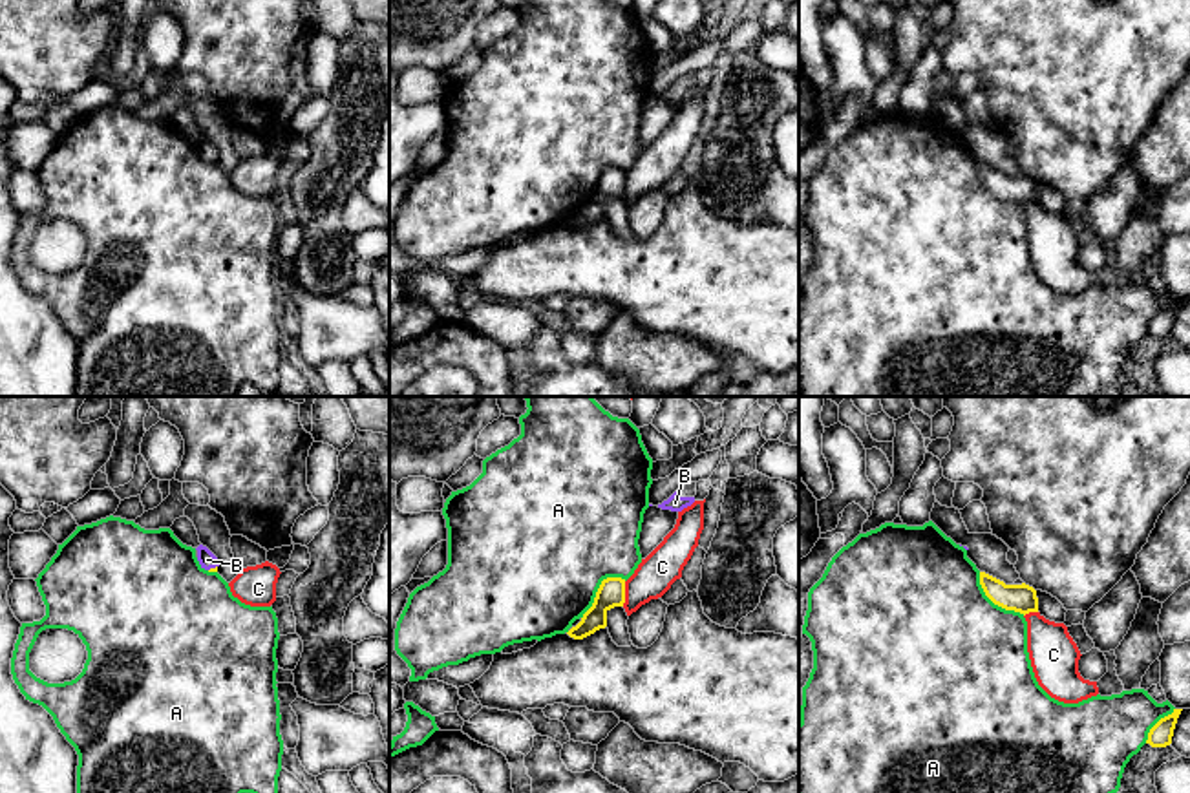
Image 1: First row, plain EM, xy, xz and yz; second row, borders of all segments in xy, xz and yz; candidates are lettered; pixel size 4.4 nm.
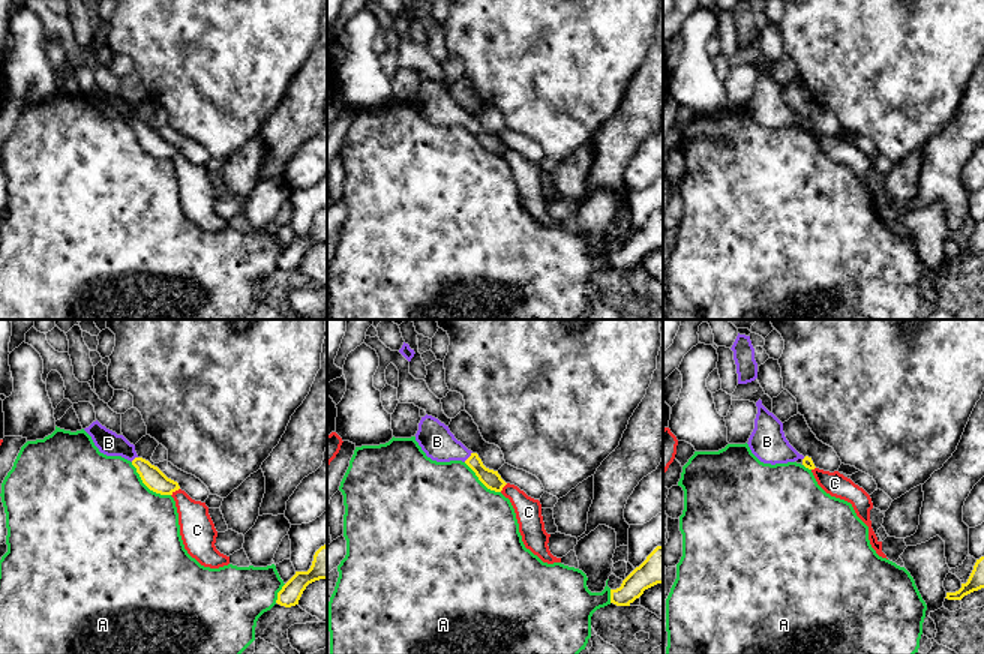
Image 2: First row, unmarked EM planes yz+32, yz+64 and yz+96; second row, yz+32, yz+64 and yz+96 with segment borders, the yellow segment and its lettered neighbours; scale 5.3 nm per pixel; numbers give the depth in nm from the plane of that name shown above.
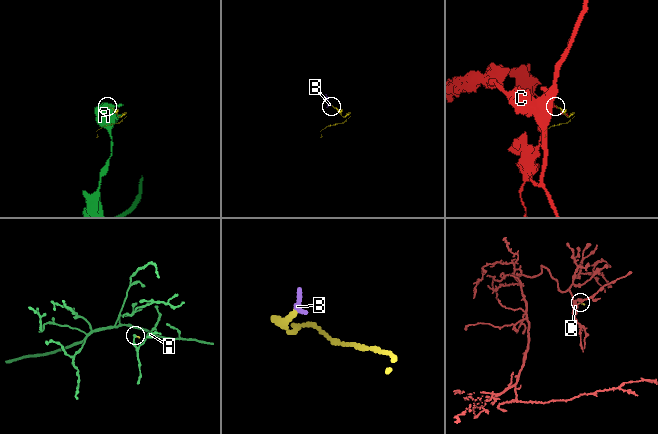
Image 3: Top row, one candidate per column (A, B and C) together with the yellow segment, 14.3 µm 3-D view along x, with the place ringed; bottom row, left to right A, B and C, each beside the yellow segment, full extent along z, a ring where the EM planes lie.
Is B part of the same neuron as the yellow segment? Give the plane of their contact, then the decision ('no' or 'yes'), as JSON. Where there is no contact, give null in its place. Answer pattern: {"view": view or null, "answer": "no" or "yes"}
{"view": "xy", "answer": "yes"}

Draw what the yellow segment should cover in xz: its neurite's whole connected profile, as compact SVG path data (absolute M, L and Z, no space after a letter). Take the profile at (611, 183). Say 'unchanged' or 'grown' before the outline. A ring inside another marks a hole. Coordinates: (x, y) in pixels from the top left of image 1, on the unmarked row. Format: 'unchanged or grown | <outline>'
unchanged | M607 168L601 172L592 197L583 205L581 212L567 225L574 230L583 230L600 219L607 217L607 203L625 194L625 170Z

